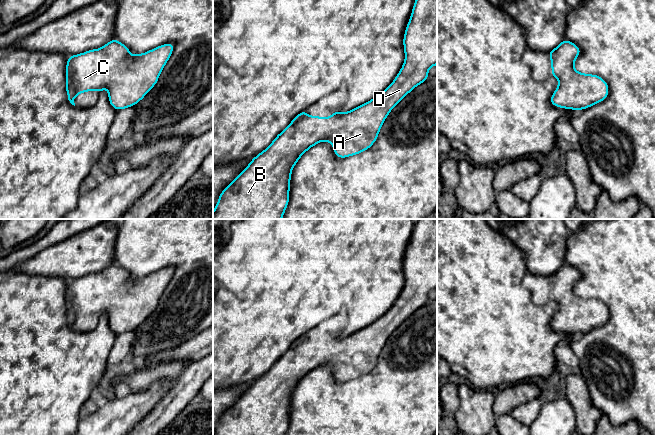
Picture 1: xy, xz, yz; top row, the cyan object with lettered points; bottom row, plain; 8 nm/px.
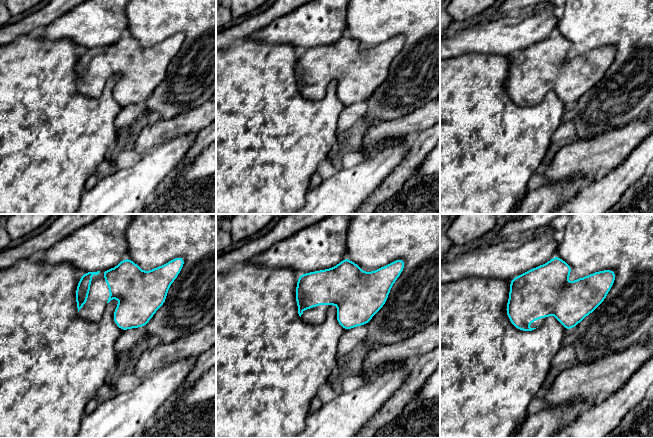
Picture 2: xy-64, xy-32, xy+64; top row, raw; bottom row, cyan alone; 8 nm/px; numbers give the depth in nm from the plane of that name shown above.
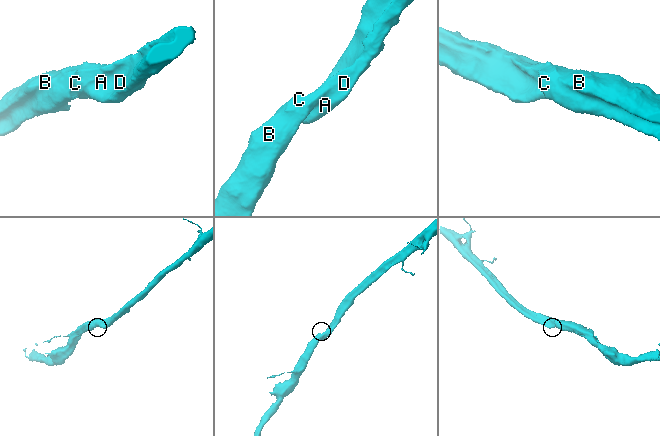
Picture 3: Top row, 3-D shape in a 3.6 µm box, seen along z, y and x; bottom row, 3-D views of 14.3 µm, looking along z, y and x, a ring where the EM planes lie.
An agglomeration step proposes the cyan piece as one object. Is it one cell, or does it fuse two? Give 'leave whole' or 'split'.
leave whole

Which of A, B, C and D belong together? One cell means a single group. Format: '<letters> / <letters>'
A B C D

